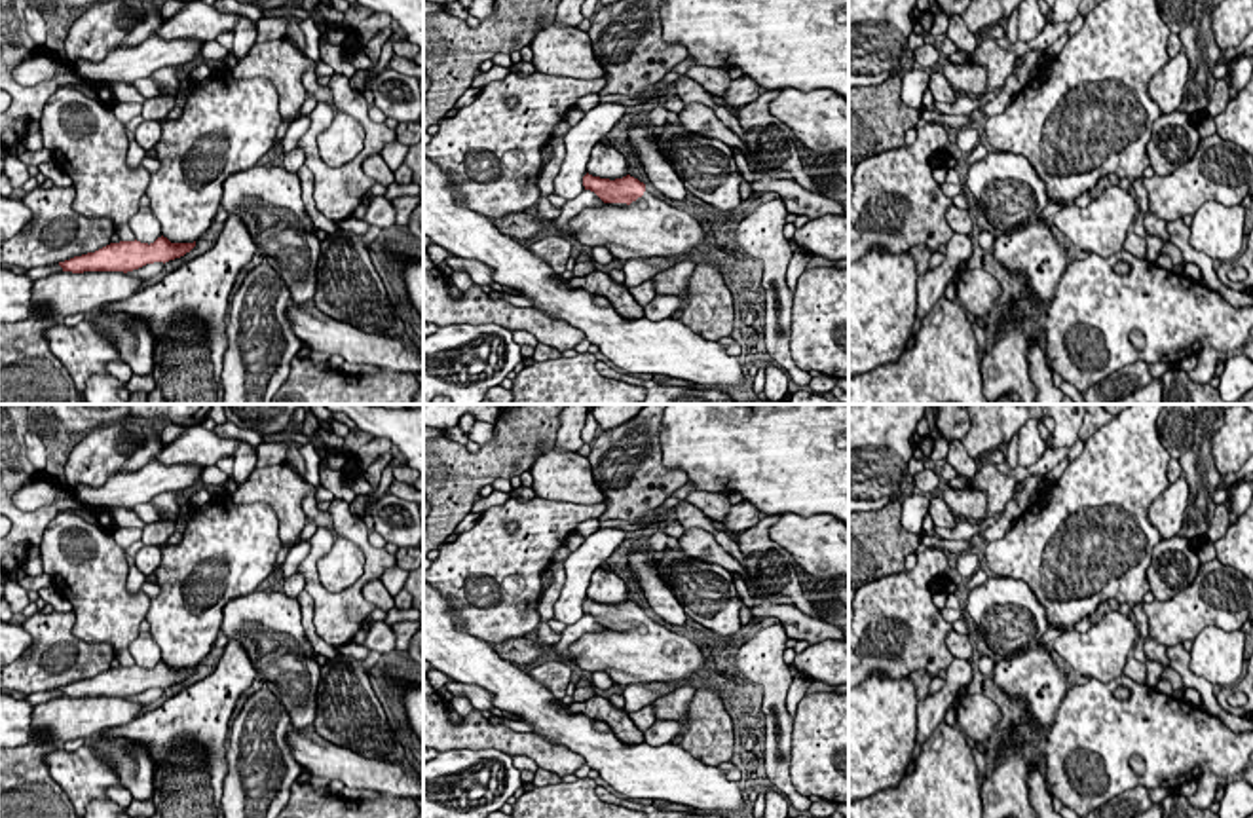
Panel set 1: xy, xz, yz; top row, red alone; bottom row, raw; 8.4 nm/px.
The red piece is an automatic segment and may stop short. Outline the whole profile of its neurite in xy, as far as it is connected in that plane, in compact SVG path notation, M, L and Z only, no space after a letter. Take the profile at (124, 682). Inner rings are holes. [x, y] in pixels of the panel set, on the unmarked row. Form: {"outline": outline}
{"outline": "M158 662L154 668L120 666L95 678L59 687L59 698L36 704L32 727L46 734L42 744L61 746L78 738L93 738L108 729L133 721L144 704L131 697L154 687L184 681L194 668L171 668Z"}

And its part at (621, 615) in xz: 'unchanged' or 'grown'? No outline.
grown

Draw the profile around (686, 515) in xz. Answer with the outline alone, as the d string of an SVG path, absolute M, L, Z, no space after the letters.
M678 501L670 511L670 522L678 522L683 530L702 528L714 535L714 539L740 564L746 556L739 548L737 541L727 533L714 528L712 520L704 516L695 505L687 501Z

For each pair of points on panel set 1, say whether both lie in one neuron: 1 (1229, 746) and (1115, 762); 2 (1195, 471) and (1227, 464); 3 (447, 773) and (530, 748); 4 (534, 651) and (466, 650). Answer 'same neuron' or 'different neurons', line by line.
1: same neuron
2: different neurons
3: different neurons
4: different neurons

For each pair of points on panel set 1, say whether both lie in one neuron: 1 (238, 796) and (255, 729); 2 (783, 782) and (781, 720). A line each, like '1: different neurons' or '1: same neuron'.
1: same neuron
2: same neuron

